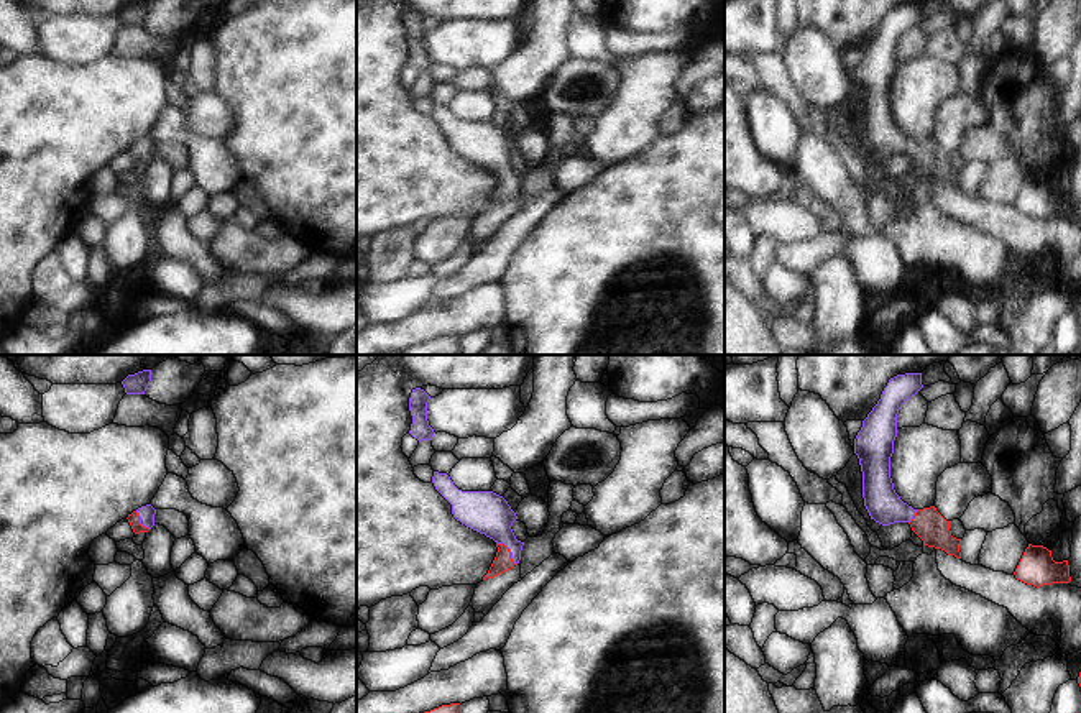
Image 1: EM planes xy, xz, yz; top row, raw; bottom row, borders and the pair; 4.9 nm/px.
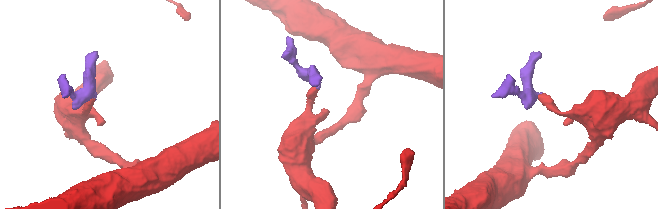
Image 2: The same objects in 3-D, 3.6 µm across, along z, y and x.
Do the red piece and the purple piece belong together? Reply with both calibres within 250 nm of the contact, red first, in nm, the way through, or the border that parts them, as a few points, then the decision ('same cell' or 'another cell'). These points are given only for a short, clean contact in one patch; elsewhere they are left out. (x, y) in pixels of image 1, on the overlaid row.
90 nm thick on the red side, 200 nm on the other; runs through xz (503, 562), (508, 551), (503, 534), (483, 511); same cell

